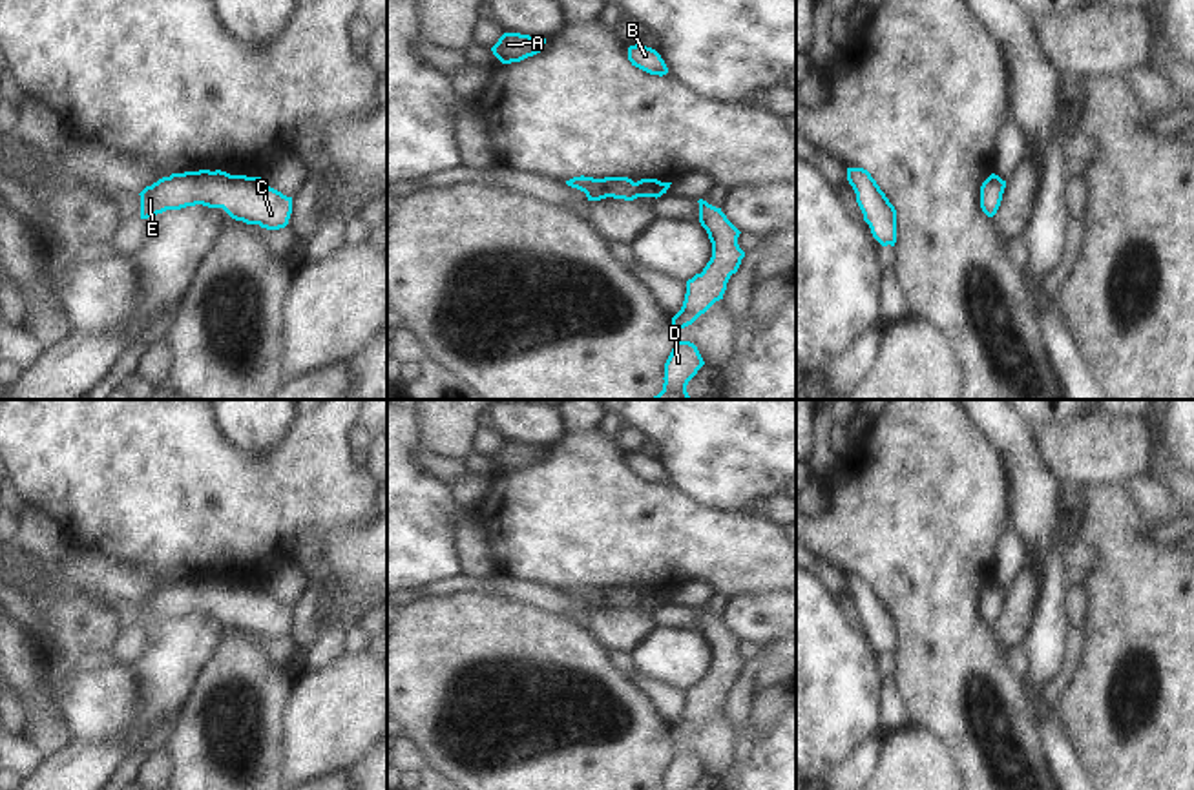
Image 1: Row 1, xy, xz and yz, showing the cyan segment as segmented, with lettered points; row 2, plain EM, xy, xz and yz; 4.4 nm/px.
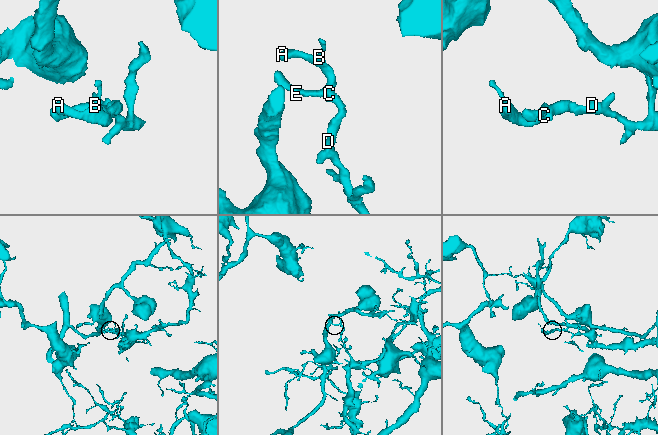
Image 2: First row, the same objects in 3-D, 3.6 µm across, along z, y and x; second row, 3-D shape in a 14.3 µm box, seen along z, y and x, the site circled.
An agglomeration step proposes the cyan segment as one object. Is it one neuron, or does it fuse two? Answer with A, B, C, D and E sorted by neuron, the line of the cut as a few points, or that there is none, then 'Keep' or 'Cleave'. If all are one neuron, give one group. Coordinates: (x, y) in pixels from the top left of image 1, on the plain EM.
Groups: A B C D E. No split. Keep

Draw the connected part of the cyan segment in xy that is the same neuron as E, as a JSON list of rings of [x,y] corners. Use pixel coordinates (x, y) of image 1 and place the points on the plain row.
[[[199,578],[162,586],[141,602],[141,628],[166,618],[203,613],[223,617],[232,628],[279,639],[288,633],[292,606],[270,597],[261,586]]]

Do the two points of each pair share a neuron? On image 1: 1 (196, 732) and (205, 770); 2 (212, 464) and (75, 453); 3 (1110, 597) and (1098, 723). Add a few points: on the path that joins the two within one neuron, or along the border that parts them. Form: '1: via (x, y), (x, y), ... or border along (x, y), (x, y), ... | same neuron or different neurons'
1: via (203, 741), (205, 761) | same neuron
2: via (178, 464), (148, 464), (110, 453) | same neuron
3: via (1110, 628), (1110, 670), (1103, 692) | same neuron

